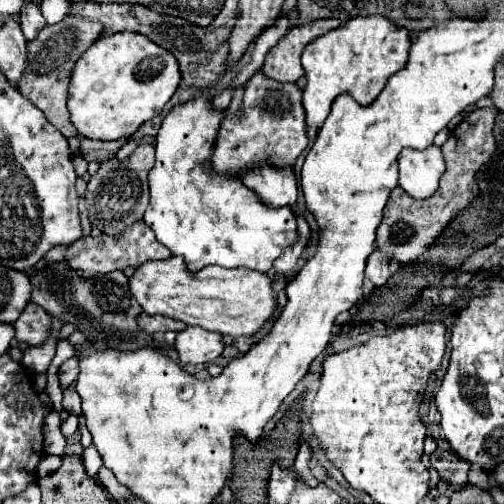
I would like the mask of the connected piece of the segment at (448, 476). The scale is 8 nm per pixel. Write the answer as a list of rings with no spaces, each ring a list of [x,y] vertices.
[[[434,451],[430,455],[430,461],[432,461],[432,467],[438,471],[440,479],[450,483],[452,487],[464,487],[468,483],[468,471],[470,471],[470,465],[466,463],[466,471],[464,471],[464,463],[452,455],[452,453],[442,453],[442,451]]]

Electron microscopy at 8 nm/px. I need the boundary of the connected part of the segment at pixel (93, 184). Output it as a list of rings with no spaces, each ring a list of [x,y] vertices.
[[[140,143],[126,159],[108,159],[100,163],[100,169],[90,177],[86,187],[88,217],[94,227],[110,237],[120,237],[132,223],[144,217],[150,201],[148,191],[148,171],[154,167],[154,147],[150,143]]]

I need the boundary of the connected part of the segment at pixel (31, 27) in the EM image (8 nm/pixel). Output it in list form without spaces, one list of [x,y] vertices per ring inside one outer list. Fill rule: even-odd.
[[[26,3],[20,11],[20,21],[22,21],[22,31],[24,31],[24,37],[26,41],[32,41],[38,31],[44,27],[44,17],[42,17],[42,11],[36,3]]]

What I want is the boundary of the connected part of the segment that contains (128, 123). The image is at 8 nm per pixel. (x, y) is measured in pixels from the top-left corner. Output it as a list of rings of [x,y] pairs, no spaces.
[[[138,33],[102,35],[76,61],[68,85],[70,121],[82,137],[116,141],[128,139],[136,129],[158,115],[176,93],[180,69],[174,55]]]

